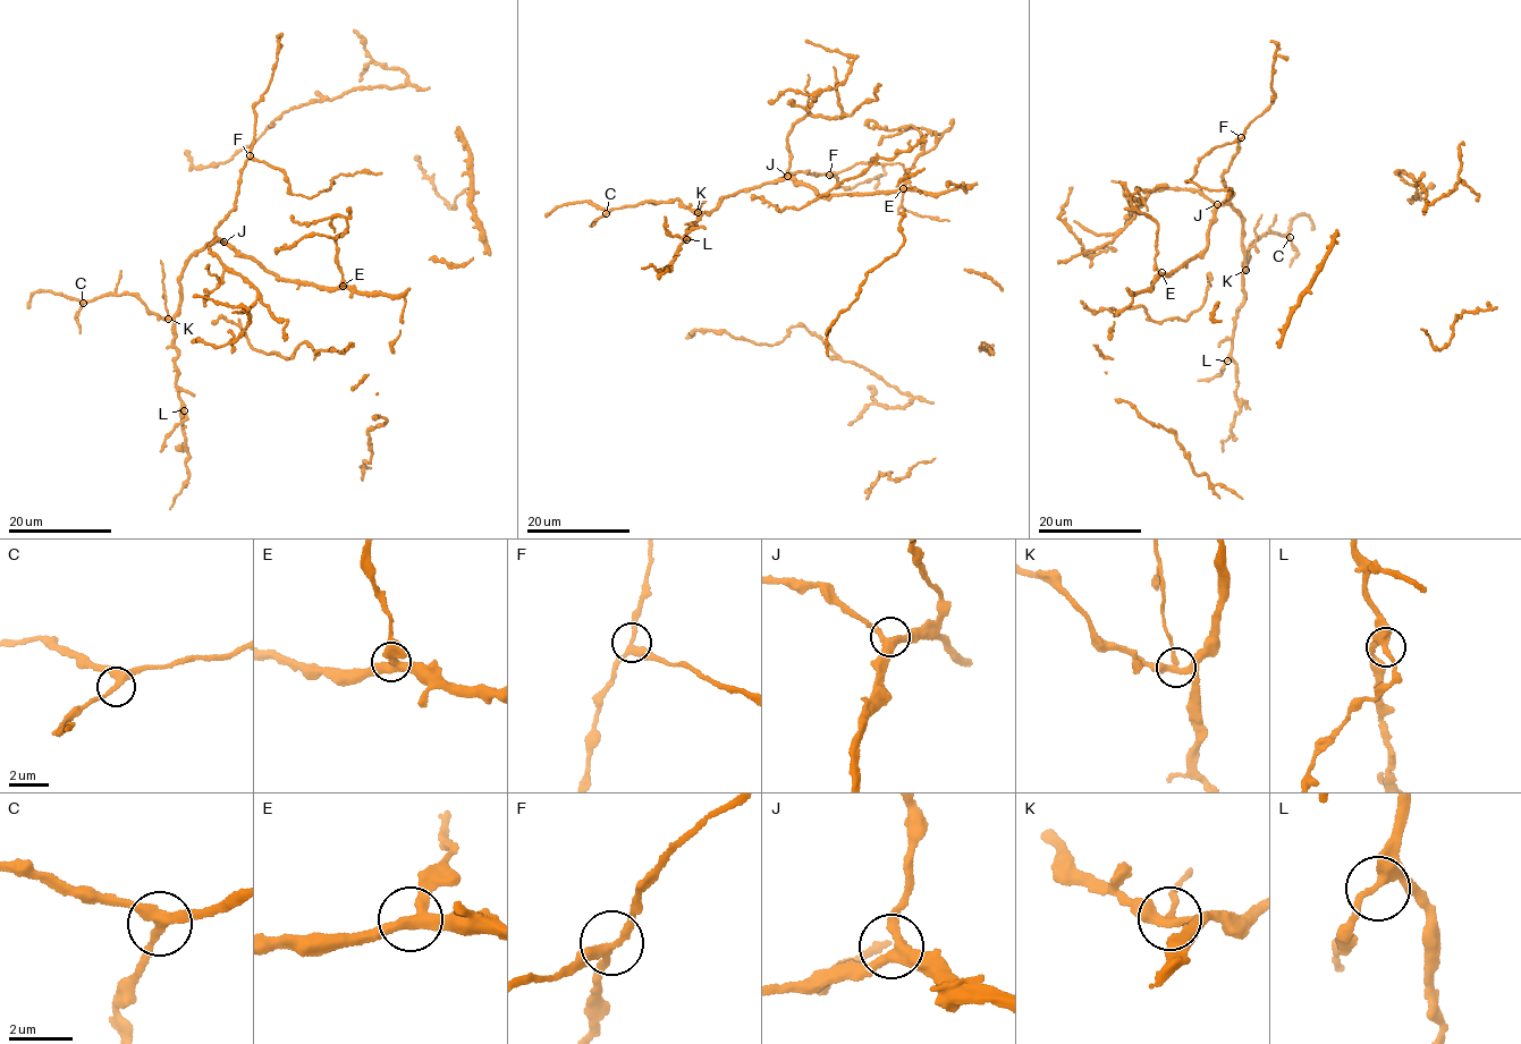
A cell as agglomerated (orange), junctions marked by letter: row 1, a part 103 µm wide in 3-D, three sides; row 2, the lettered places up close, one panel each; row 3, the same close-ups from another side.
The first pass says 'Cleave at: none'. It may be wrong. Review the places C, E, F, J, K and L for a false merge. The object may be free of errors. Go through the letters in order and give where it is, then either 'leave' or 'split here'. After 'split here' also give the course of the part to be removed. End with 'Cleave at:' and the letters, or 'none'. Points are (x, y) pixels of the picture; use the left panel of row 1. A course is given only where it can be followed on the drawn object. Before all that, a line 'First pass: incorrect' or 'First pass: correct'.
First pass: incorrect
C: at (83, 303); leave
E: at (343, 286); leave
F: at (250, 155); leave
J: at (224, 242); leave
K: at (168, 319); split here; foreign part runs (168, 317), (160, 260)
L: at (184, 410); leave
Cleave at: K

